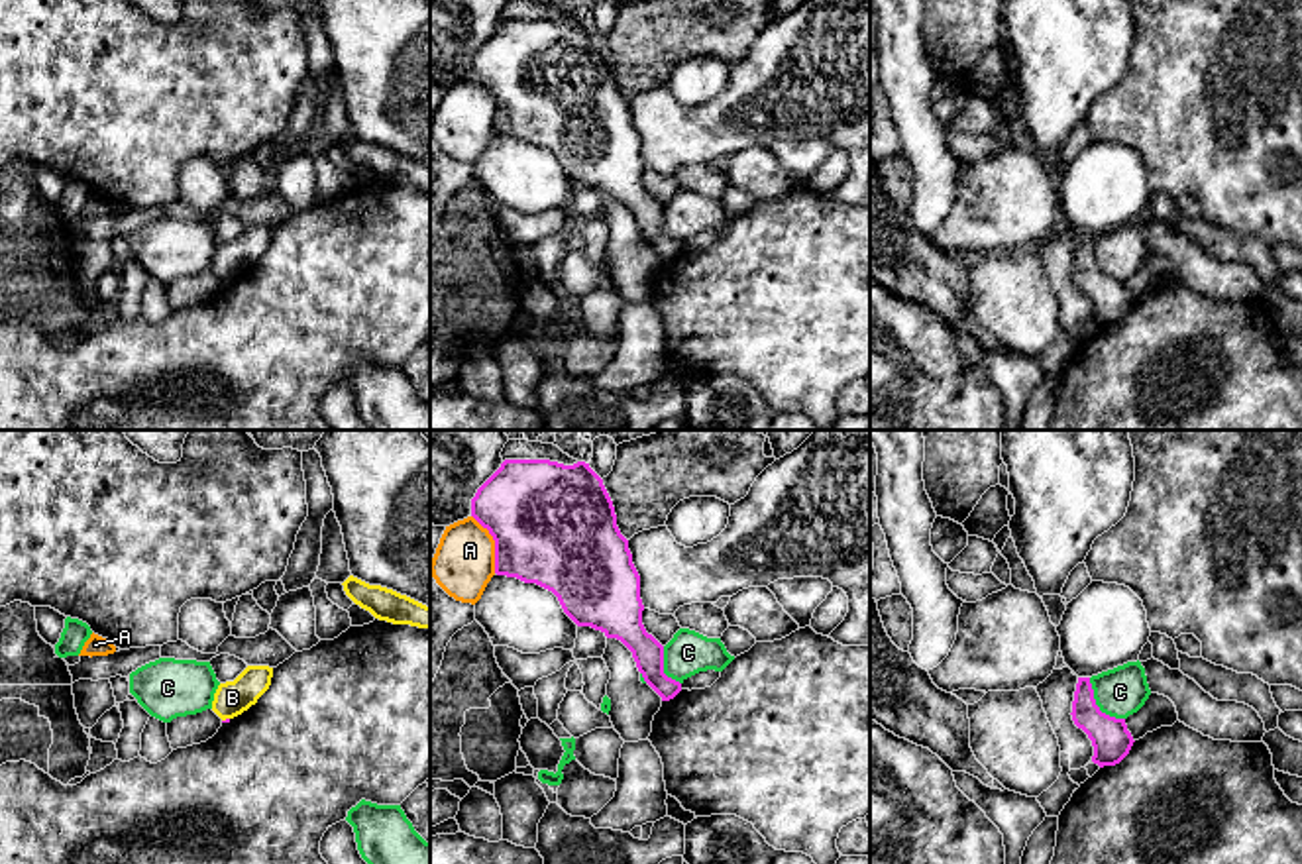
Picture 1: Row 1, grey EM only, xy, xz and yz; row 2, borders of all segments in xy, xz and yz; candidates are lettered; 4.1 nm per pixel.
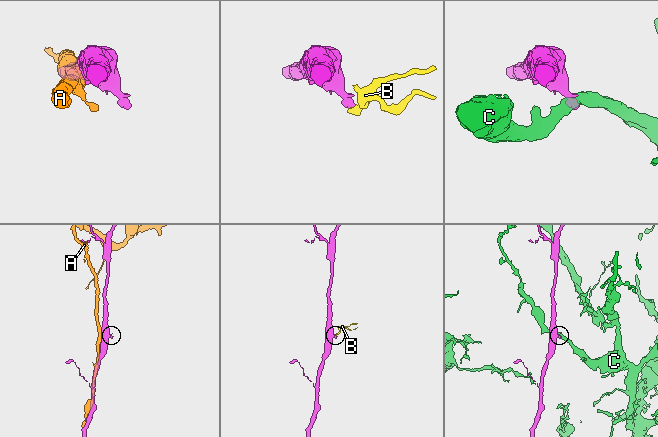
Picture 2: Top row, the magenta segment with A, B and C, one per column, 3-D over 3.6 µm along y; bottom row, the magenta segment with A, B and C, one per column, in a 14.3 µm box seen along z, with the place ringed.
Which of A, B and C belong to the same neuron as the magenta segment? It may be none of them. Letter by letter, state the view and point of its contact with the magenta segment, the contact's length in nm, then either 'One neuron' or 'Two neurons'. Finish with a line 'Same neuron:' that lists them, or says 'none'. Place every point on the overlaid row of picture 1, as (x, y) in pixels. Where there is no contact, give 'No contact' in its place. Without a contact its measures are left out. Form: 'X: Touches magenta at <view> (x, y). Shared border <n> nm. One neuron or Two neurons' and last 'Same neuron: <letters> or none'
A: Touches magenta at xz (495, 544). Shared border 260 nm. Two neurons
B: Touches magenta at xy (226, 719). Shared border 40 nm. Two neurons
C: Touches magenta at yz (1096, 705). Shared border 220 nm. Two neurons
Same neuron: none

